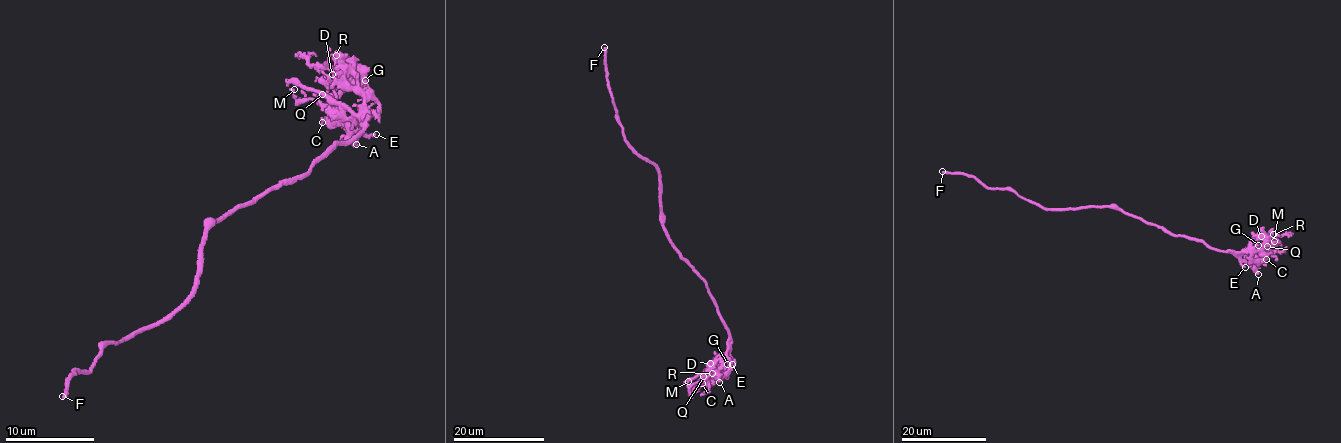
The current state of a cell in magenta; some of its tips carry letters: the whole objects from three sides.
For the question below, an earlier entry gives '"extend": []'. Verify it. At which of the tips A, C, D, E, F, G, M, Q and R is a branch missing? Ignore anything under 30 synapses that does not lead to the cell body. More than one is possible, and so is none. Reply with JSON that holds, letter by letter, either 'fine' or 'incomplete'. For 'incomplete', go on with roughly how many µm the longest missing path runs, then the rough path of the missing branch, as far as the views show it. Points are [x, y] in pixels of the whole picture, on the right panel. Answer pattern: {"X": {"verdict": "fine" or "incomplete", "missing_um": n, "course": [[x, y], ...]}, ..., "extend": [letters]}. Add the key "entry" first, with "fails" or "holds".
{"entry": "fails", "A": {"verdict": "fine"}, "C": {"verdict": "fine"}, "D": {"verdict": "fine"}, "E": {"verdict": "fine"}, "F": {"verdict": "fine"}, "G": {"verdict": "fine"}, "M": {"verdict": "incomplete", "missing_um": 35, "course": [[1274, 241], [1276, 238], [1283, 243], [1300, 237], [1326, 221], [1339, 233], [1335, 215], [1325, 215]]}, "Q": {"verdict": "fine"}, "R": {"verdict": "fine"}, "extend": ["M"]}

